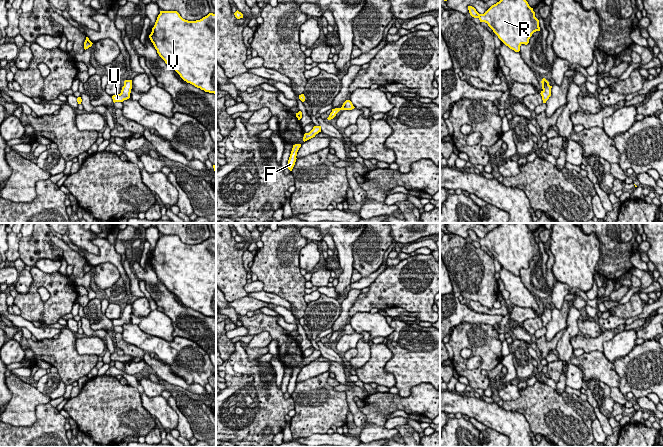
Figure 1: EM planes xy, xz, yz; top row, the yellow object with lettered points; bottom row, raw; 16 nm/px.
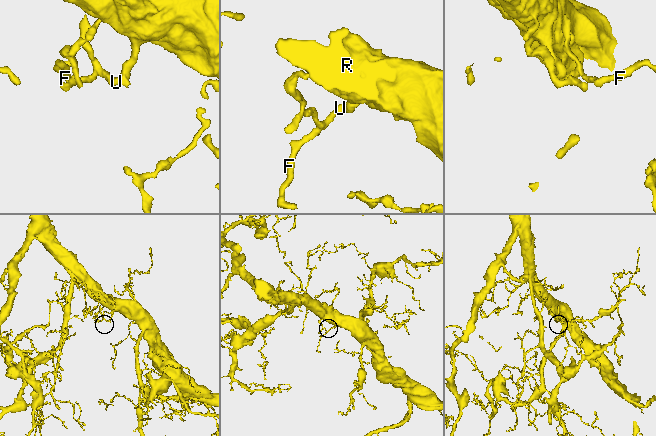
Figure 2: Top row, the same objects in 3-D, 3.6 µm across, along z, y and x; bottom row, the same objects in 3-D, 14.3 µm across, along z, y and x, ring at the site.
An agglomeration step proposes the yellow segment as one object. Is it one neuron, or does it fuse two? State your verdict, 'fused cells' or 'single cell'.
single cell

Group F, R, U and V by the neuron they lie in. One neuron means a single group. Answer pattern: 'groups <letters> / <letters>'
groups F R U V

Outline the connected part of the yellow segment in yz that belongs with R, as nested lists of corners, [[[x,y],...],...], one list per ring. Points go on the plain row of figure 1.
[[[501,223],[484,238],[468,230],[472,241],[485,246],[498,262],[515,276],[522,268],[527,269],[532,258],[540,255],[539,244],[525,223]]]

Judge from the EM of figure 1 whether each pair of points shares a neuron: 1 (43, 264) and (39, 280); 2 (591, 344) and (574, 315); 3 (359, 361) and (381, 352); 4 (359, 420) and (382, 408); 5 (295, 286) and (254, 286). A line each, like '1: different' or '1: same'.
1: different
2: different
3: different
4: different
5: different

